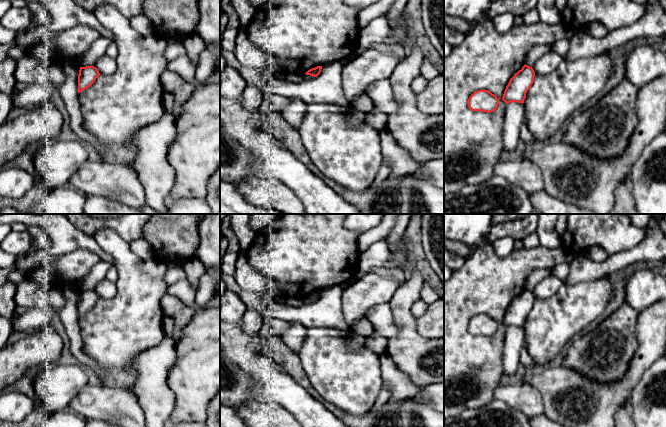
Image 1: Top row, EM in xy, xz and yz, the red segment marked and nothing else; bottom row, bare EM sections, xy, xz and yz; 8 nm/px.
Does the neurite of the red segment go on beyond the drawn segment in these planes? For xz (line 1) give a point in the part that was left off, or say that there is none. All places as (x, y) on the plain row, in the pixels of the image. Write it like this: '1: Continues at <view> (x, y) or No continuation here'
1: No continuation here

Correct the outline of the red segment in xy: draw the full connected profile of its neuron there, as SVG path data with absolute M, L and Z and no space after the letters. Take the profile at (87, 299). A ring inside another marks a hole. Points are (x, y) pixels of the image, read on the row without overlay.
M80 291L78 299L78 317L90 311L98 300L100 300L100 297L96 291Z

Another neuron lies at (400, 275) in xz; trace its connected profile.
M391 265L374 268L373 273L384 278L393 278L399 283L400 286L405 283L408 277L408 273L405 270L393 267Z

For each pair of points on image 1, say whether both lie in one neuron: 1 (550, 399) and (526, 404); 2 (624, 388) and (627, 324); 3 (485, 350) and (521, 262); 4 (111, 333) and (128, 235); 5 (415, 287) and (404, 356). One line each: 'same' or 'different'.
1: different
2: different
3: same
4: different
5: same

